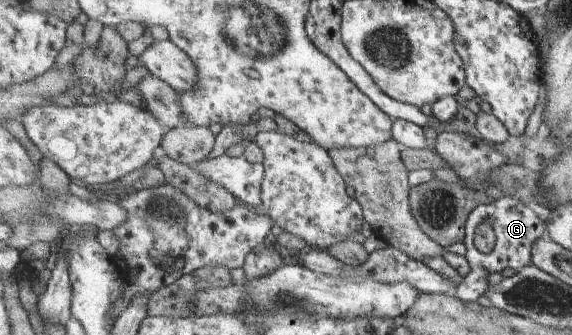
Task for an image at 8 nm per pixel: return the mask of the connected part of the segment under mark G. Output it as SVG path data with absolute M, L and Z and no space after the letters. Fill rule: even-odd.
M504 195L489 204L481 204L469 216L466 225L466 238L463 241L467 249L465 257L470 265L470 272L463 278L454 294L467 303L476 302L481 295L486 295L488 292L491 273L501 273L507 267L518 272L531 264L533 244L545 235L545 231L548 231L545 221L527 207L520 198ZM481 223L489 223L495 233L494 248L489 253L479 251L475 244L475 233Z

